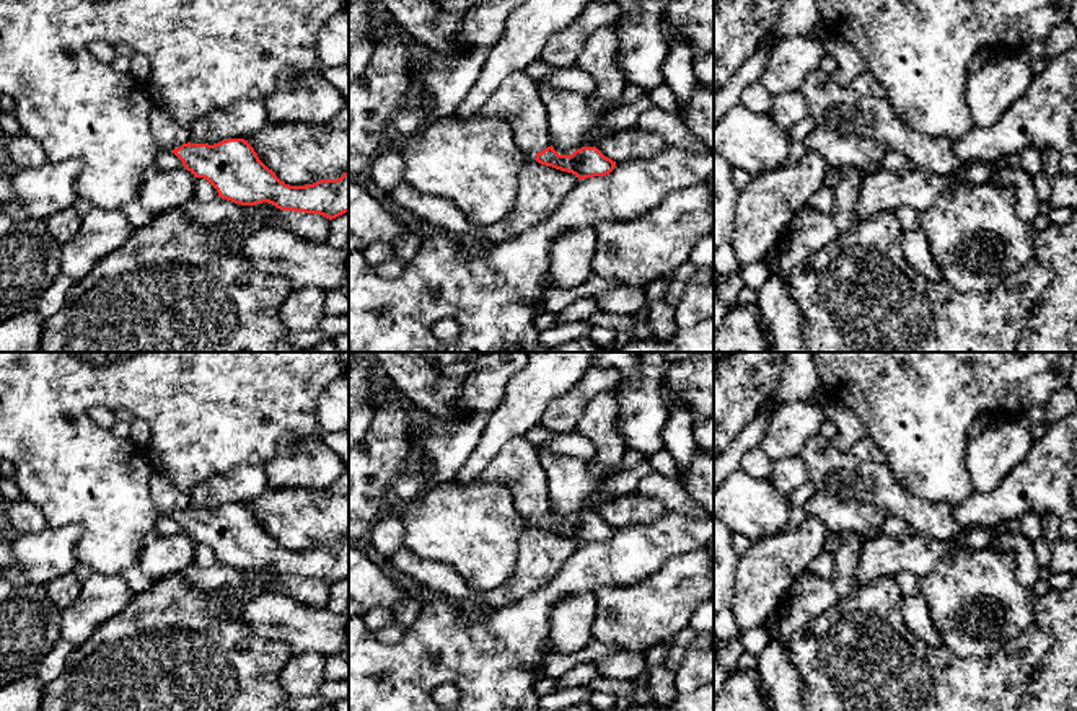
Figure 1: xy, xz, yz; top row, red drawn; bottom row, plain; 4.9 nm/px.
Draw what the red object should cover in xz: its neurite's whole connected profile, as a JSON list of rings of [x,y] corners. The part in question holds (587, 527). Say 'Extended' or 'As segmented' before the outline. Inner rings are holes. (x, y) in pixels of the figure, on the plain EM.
Extended. [[[521,437],[508,440],[490,460],[476,481],[497,481],[503,484],[525,522],[578,545],[606,541],[616,527],[604,522],[596,512],[582,512],[572,520],[559,520],[547,496],[547,475],[539,463],[538,447]]]

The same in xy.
As segmented. [[[244,504],[182,509],[171,515],[194,543],[207,545],[218,563],[241,571],[269,567],[280,576],[319,579],[329,585],[349,577],[349,537],[337,545],[290,551],[280,546]]]

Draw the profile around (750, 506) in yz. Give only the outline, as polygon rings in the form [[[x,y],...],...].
[[[736,470],[714,491],[714,517],[732,533],[758,541],[790,528],[790,499],[767,478]]]

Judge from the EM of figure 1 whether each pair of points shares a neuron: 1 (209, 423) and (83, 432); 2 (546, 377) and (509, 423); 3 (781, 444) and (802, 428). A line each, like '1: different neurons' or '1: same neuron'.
1: same neuron
2: same neuron
3: same neuron

